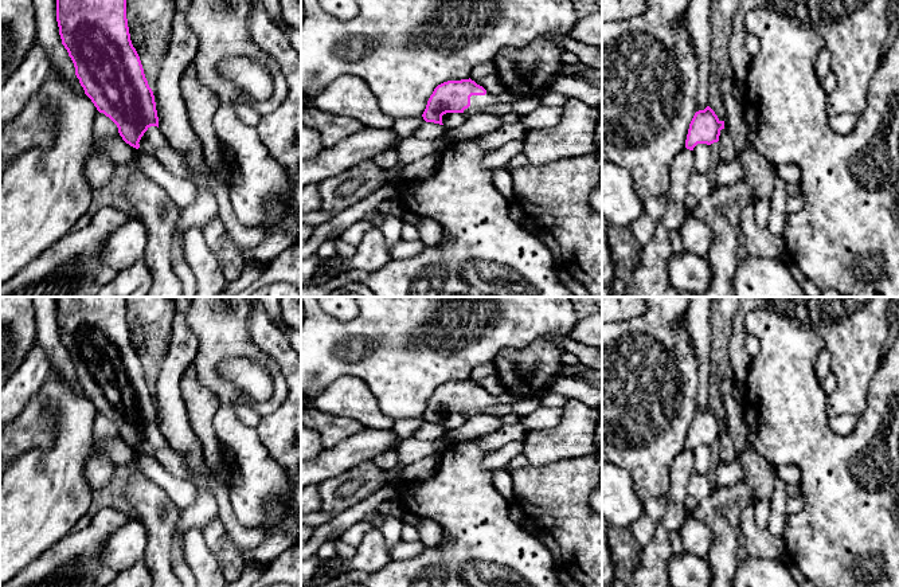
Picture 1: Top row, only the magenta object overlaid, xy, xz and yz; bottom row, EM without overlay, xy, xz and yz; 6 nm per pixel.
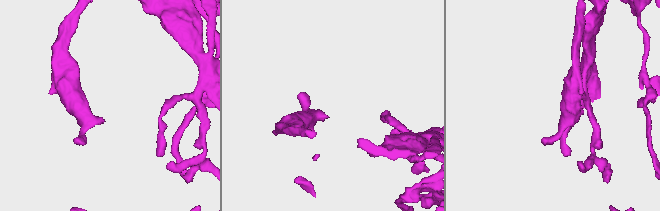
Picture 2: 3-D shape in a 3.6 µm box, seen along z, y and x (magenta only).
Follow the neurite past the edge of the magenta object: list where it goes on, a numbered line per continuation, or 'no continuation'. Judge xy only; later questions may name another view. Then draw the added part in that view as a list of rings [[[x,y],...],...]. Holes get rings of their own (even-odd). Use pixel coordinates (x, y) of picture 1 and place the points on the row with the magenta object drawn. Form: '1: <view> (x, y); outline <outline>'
1: xy (153, 143); outline [[[148,128],[138,144],[144,152],[155,156],[169,173],[194,180],[183,154],[168,145],[160,128]]]

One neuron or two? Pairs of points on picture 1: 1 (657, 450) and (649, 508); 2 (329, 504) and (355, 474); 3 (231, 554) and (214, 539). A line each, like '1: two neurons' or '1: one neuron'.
1: two neurons
2: one neuron
3: one neuron

